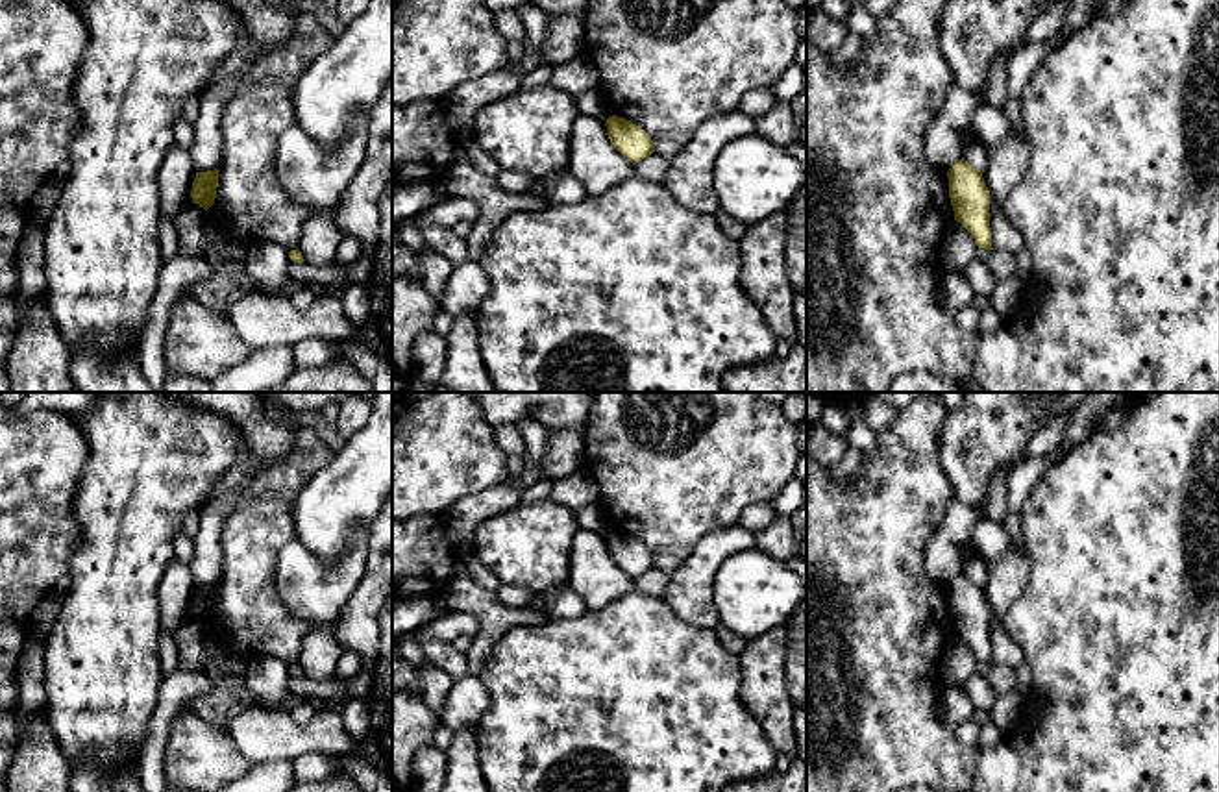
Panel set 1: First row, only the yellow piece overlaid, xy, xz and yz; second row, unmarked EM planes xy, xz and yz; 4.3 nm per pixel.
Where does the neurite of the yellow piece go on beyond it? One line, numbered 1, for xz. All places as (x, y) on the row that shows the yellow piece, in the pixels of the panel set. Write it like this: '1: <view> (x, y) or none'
1: none

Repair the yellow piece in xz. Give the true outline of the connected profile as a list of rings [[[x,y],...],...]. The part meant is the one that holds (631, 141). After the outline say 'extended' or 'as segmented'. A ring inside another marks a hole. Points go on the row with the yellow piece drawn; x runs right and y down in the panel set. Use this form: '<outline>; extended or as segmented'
[[[612,115],[607,118],[605,126],[614,148],[633,165],[655,152],[651,137],[631,120]]]; as segmented

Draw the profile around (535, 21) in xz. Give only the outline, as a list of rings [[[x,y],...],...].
[[[523,4],[516,7],[520,20],[523,22],[525,37],[542,57],[544,41],[548,37],[549,17],[533,4]]]

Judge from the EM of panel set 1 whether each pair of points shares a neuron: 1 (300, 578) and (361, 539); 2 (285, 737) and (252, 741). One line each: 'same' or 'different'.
1: same
2: same

